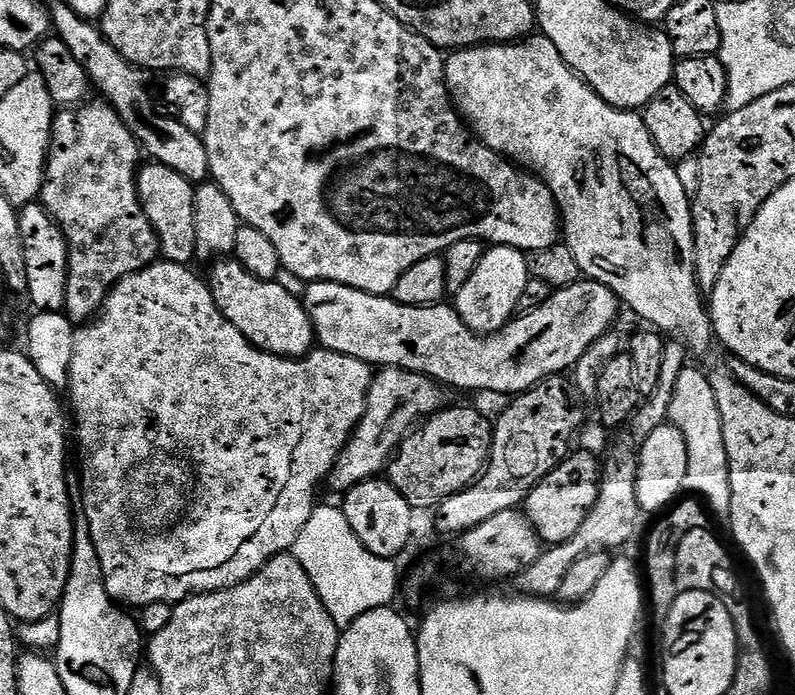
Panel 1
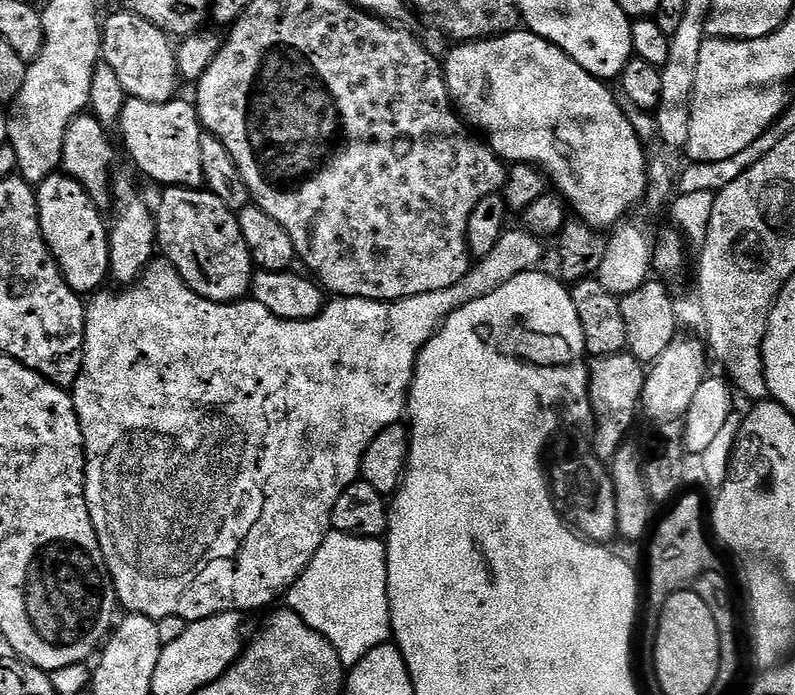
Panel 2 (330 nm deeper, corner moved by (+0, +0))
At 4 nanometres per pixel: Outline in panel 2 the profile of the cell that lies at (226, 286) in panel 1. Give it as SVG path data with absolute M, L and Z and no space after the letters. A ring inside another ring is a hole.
M165 187L160 205L155 205L156 246L161 257L167 258L182 278L202 298L219 304L245 299L252 291L254 265L252 255L242 238L242 230L231 212L218 198L200 188Z

